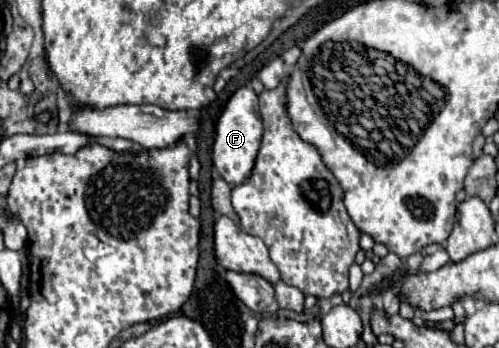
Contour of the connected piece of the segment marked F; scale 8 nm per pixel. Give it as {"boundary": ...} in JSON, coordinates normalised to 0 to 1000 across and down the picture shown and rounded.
{"boundary":[[[487,247],[479,253],[447,310],[435,362],[431,362],[431,408],[427,408],[427,477],[443,500],[443,511],[467,534],[487,529],[503,483],[511,471],[519,420],[527,397],[527,356],[523,356],[523,328],[519,328],[519,299],[515,299],[515,270],[507,253]]]}

